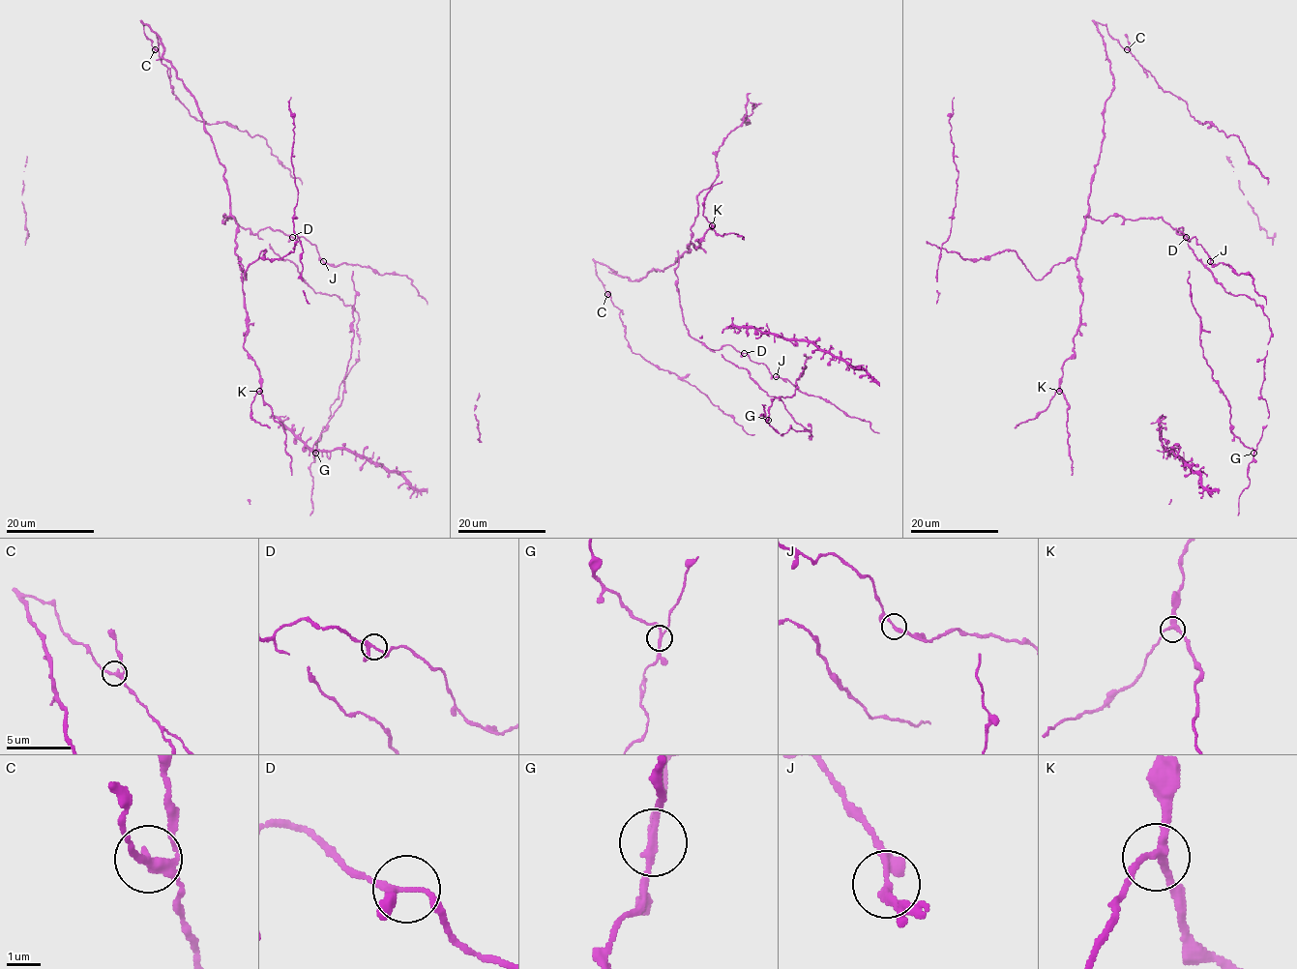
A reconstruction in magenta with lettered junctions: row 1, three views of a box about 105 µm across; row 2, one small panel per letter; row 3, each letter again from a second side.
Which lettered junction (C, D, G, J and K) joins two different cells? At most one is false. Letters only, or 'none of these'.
G

